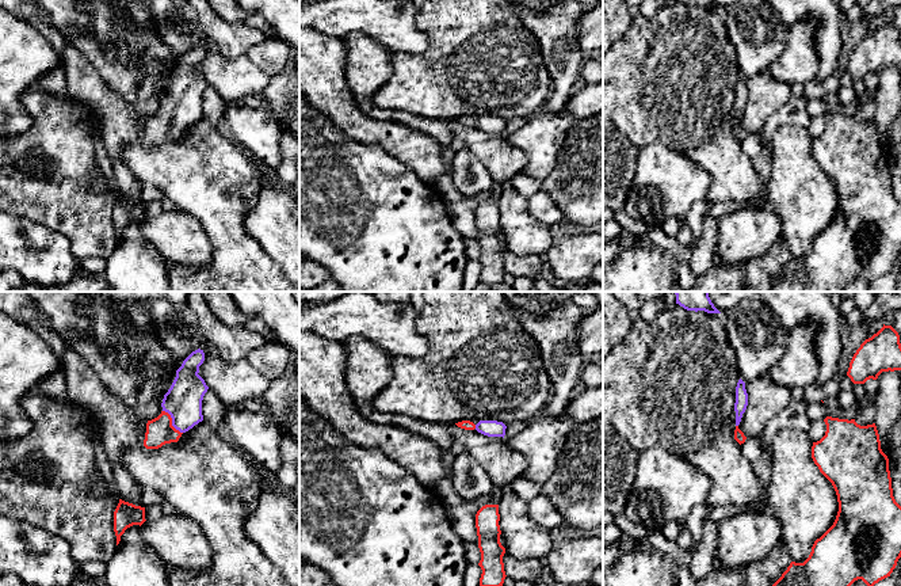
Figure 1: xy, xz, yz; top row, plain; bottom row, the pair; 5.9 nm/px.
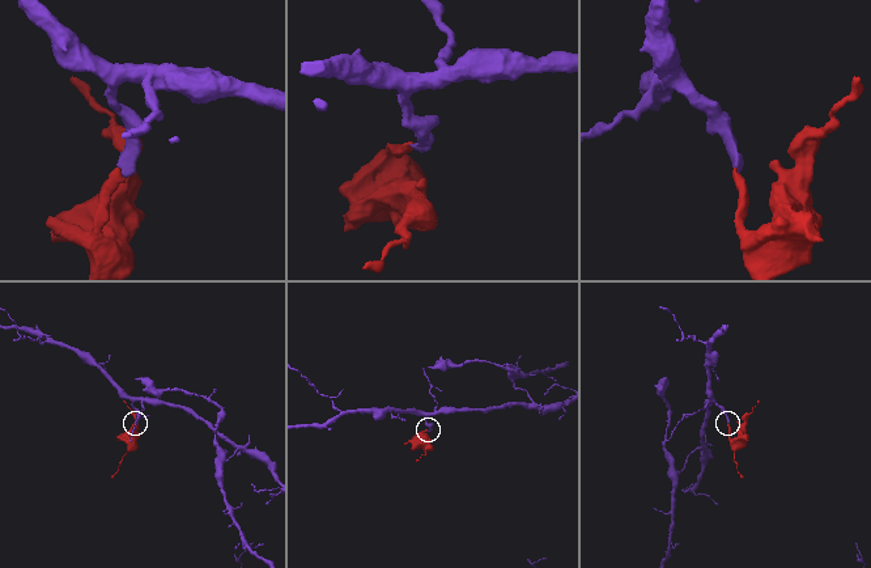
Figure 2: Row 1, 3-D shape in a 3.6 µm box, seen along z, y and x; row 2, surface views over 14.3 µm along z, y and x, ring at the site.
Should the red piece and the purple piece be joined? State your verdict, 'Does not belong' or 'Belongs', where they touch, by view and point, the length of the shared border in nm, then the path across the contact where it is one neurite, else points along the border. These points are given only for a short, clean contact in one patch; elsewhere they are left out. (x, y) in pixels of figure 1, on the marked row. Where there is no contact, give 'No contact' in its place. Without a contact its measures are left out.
Belongs. Touches red at xy (171, 422). Shared border 180 nm. Path across: xy (159, 432), (171, 422), (180, 413), (183, 402)

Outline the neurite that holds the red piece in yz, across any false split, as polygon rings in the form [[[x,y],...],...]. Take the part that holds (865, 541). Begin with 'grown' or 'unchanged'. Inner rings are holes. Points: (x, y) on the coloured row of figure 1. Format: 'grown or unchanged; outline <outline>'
unchanged; outline [[[826,416],[825,435],[813,442],[812,458],[820,472],[832,483],[839,502],[833,525],[814,541],[809,558],[803,563],[791,562],[772,586],[851,586],[862,579],[867,586],[890,577],[901,558],[901,506],[896,502],[892,488],[889,458],[881,449],[875,423],[860,426],[855,419]]]

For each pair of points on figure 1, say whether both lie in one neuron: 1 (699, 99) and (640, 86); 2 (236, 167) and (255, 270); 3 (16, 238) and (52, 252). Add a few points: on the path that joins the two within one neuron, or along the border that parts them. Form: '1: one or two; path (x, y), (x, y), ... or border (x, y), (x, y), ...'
1: one; path (684, 94), (676, 86), (655, 86)
2: one; path (220, 193), (222, 221), (231, 244)
3: one; path (26, 244), (44, 246)

